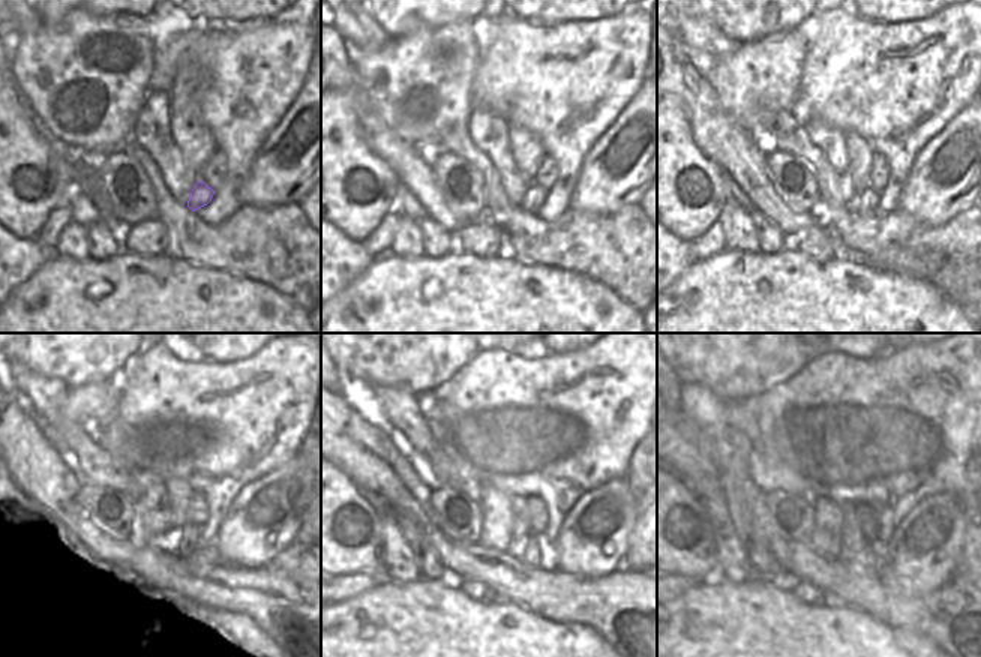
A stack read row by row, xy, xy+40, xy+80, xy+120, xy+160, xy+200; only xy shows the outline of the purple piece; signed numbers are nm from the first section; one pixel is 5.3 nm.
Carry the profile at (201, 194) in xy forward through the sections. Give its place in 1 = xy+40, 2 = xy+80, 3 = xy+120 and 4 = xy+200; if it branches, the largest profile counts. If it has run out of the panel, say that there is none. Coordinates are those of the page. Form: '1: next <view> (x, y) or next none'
1: next xy+40 (534, 197)
2: next xy+80 (866, 201)
3: next xy+120 (191, 539)
4: next xy+200 (861, 558)

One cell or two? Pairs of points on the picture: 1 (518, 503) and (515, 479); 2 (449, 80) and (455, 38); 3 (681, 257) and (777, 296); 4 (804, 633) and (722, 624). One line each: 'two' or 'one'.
1: two
2: one
3: two
4: one

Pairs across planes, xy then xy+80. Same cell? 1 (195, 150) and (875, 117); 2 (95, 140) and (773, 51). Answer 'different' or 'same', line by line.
1: different
2: same

